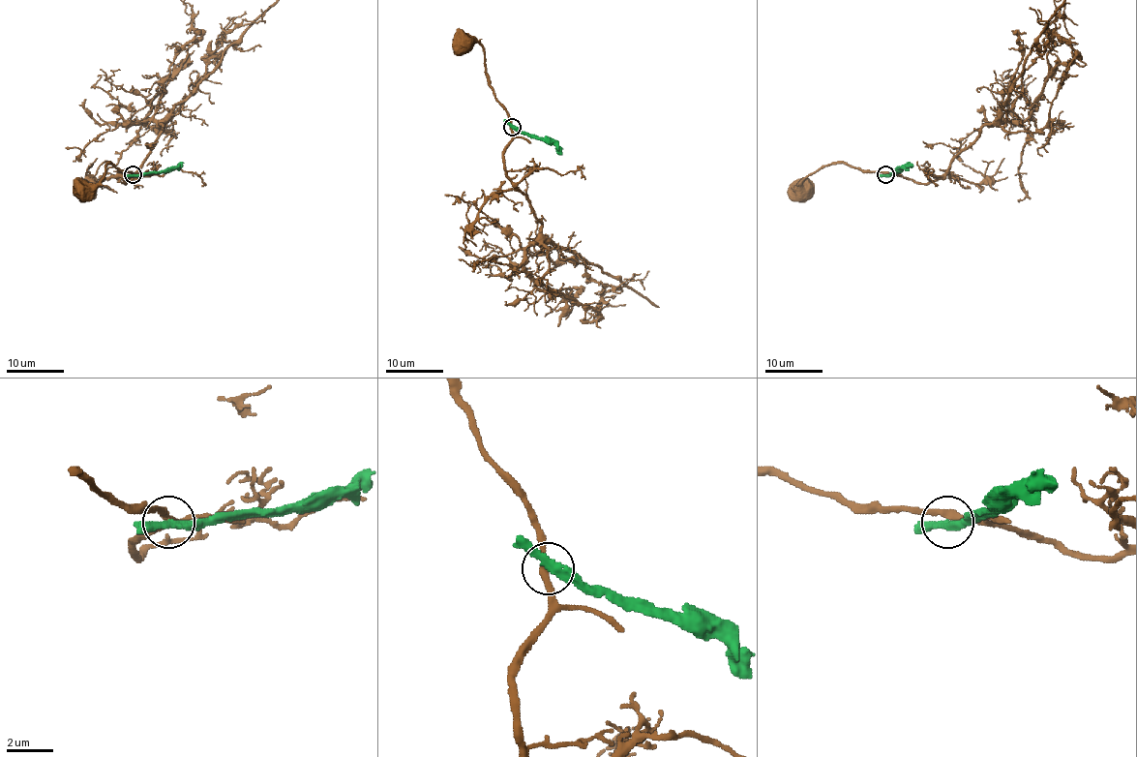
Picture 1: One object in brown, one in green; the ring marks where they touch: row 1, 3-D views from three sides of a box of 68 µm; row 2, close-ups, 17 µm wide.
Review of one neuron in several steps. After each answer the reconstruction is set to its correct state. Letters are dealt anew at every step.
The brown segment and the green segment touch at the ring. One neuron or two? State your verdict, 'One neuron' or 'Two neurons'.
Two neurons

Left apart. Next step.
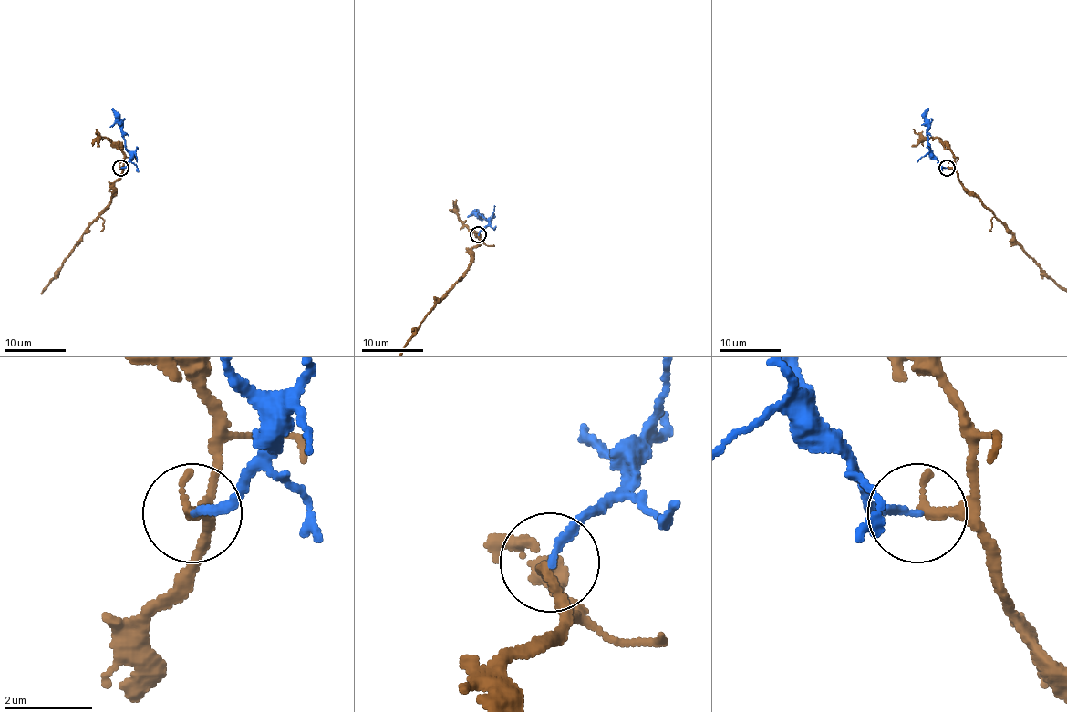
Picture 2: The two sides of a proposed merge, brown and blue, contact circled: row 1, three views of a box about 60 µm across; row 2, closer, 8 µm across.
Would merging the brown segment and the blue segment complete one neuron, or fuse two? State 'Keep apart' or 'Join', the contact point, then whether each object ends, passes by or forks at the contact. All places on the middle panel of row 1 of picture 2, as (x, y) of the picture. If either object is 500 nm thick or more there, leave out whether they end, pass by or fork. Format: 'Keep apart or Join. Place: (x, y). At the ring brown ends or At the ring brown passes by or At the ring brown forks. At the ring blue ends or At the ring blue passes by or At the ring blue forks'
Join. Place: (478, 234). At the ring brown ends. At the ring blue ends

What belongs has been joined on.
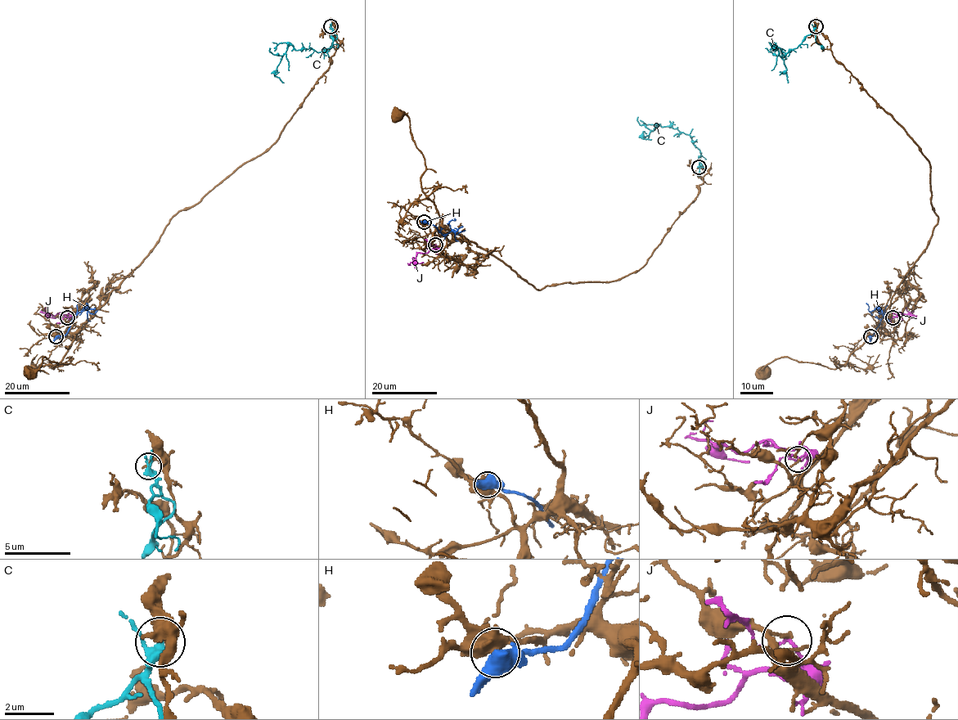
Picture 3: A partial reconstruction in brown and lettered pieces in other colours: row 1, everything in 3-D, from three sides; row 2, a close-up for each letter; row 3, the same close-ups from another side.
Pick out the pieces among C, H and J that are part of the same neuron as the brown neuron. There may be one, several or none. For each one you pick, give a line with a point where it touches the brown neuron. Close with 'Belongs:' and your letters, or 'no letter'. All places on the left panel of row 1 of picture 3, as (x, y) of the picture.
Belongs: no letter

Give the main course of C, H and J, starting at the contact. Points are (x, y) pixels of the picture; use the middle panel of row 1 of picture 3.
C: (699, 167), (700, 151), (691, 137), (677, 129), (658, 126), (642, 137), (651, 140)
H: (424, 222), (446, 234), (451, 230), (450, 222), (455, 220), (454, 218)
J: (435, 245), (436, 249), (417, 254), (416, 261), (423, 263)

